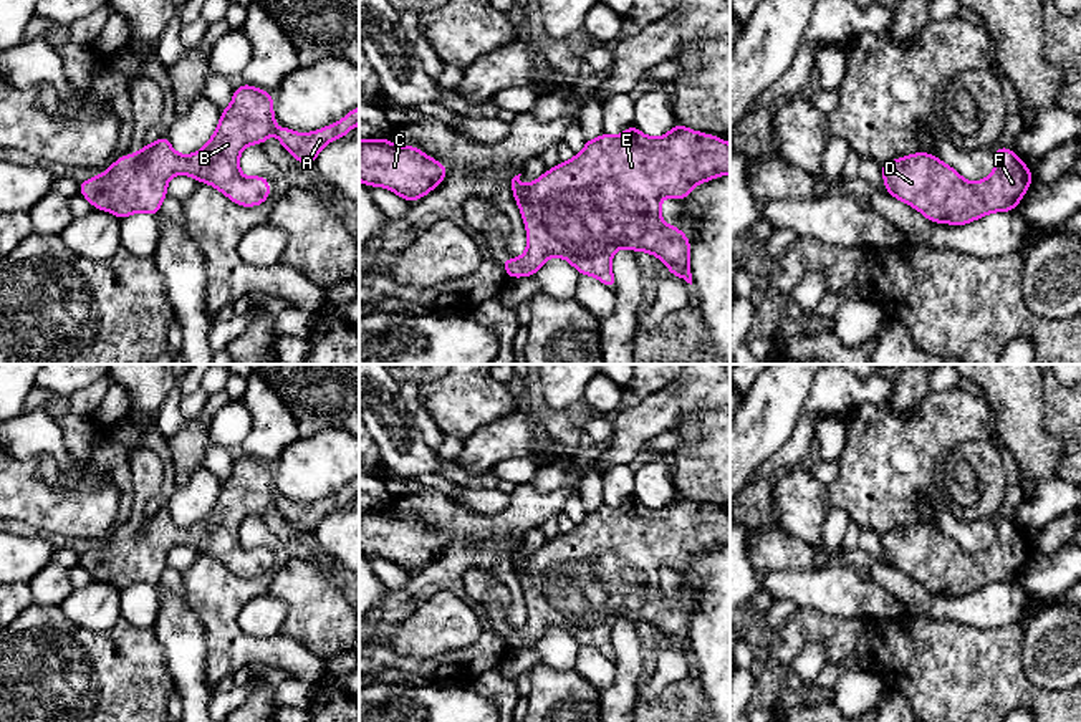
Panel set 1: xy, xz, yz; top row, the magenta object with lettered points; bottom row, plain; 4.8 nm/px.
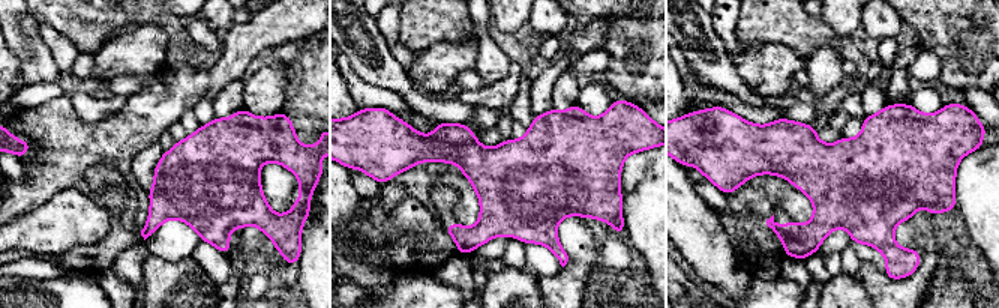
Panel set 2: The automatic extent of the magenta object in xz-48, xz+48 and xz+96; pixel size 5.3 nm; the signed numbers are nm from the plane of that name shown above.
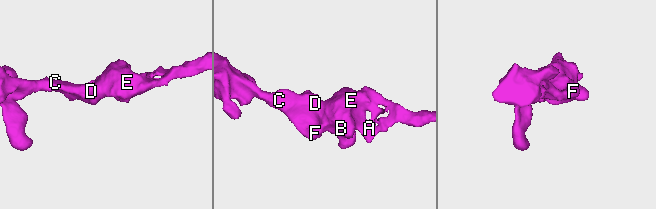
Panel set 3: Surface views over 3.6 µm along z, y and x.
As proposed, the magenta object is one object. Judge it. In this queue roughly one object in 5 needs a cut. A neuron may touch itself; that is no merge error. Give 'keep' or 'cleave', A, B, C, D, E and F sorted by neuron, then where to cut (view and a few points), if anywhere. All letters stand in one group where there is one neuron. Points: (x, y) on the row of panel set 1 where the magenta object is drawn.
keep | A B C D E F | no cut

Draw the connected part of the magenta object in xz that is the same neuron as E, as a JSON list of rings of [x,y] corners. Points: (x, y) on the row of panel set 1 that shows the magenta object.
[[[632,124],[619,136],[588,139],[584,149],[568,162],[548,169],[528,187],[520,176],[512,179],[528,245],[520,258],[500,260],[510,278],[533,277],[550,257],[563,257],[581,275],[596,277],[616,290],[611,258],[617,248],[649,252],[661,258],[669,273],[692,285],[690,238],[661,217],[661,199],[685,200],[692,187],[730,174],[730,144],[720,137],[677,124],[662,137],[649,137]]]

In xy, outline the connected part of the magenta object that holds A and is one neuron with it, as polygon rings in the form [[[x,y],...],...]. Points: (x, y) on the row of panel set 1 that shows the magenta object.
[[[243,83],[233,89],[232,104],[220,111],[220,123],[200,151],[180,156],[162,134],[139,152],[118,157],[106,172],[79,182],[79,194],[94,209],[108,210],[118,219],[136,212],[157,215],[169,179],[187,174],[197,182],[214,185],[238,205],[255,207],[263,204],[271,190],[265,176],[242,176],[238,157],[247,146],[263,144],[275,132],[291,157],[310,169],[328,142],[359,124],[359,106],[341,121],[308,134],[281,124],[276,129],[275,121],[273,94]]]

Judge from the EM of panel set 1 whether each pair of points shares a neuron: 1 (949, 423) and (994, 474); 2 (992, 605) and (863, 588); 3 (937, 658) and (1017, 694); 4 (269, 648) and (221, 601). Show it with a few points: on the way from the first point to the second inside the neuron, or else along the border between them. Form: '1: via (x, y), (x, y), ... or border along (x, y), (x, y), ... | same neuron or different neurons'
1: border along (954, 447), (969, 441), (989, 441), (1002, 457) | different neurons
2: border along (856, 570), (896, 593), (906, 603), (909, 615) | different neurons
3: via (957, 678), (997, 684) | same neuron
4: via (252, 648), (247, 648), (221, 618) | same neuron

